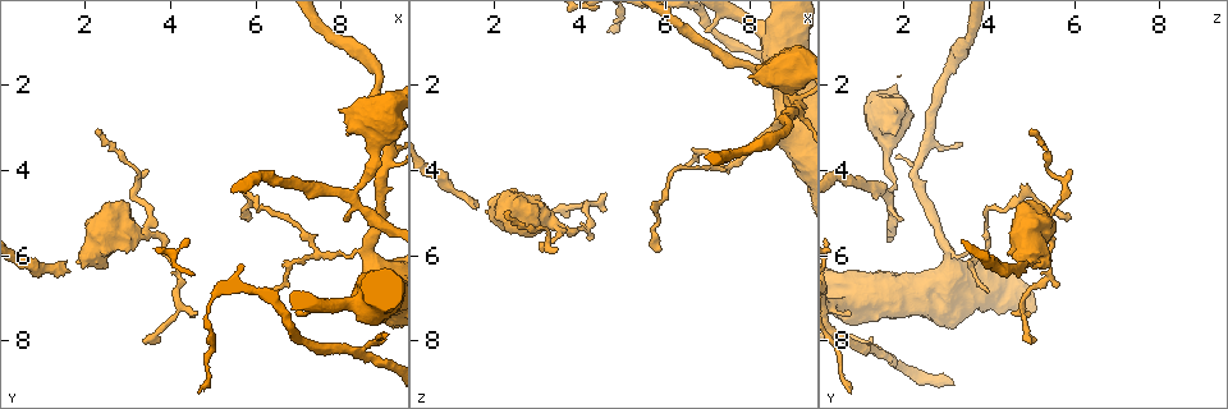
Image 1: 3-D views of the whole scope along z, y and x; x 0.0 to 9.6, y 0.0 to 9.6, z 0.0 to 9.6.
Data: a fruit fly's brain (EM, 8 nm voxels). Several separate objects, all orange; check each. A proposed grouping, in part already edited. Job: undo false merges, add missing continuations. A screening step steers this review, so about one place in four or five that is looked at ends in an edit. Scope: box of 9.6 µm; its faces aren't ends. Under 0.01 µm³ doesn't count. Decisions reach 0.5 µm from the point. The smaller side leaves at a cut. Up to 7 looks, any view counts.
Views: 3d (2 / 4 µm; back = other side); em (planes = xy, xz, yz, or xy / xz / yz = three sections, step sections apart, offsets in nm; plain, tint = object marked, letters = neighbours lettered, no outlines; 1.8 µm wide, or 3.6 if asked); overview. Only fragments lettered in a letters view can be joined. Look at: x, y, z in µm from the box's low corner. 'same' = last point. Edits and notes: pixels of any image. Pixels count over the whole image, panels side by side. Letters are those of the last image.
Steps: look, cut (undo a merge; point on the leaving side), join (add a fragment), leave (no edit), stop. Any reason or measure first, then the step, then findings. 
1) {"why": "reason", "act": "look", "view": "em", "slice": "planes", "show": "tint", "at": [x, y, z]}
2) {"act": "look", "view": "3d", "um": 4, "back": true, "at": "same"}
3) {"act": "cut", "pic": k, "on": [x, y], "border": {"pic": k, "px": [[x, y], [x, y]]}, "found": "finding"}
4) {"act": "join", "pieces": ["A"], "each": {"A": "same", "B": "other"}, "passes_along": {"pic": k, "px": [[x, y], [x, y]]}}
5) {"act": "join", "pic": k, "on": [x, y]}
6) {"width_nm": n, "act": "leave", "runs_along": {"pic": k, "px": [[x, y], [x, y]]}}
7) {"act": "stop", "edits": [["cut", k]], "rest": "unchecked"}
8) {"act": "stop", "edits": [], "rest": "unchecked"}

{"why": "free end", "act": "look", "view": "em", "slice": "planes", "show": "letters", "at": [1.55, 6.15, 4.90]}

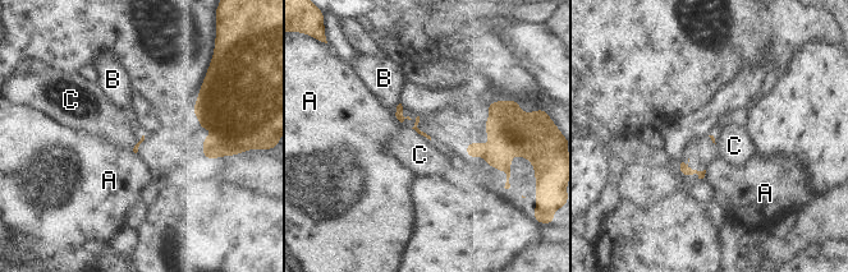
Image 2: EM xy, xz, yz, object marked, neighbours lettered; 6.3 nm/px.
{"act": "leave", "each": {"A": "other", "B": "other", "C": "other"}, "border": {"pic": 2, "px": [[411, 128], [430, 141]]}, "found": "no lettered fragment goes on from it"}

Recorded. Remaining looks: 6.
{"why": "branch stops here", "act": "look", "view": "3d", "um": 2, "at": [3.35, 8.05, 5.00]}

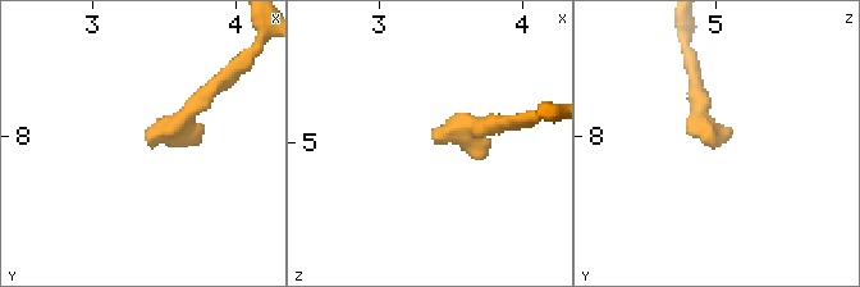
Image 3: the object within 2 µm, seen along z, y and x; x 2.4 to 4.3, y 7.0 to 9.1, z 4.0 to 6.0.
{"act": "look", "view": "em", "slice": "xy", "step": 4, "show": "tint", "at": [3.38, 8.04, 5.00]}

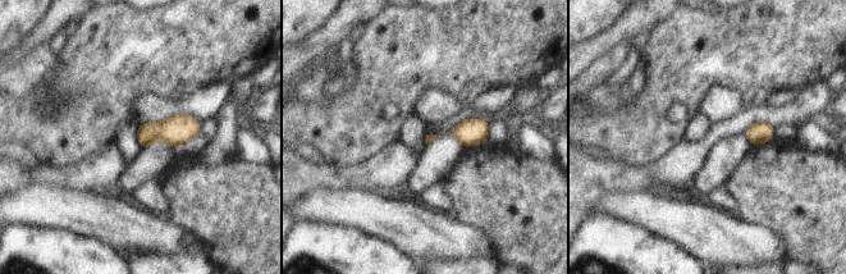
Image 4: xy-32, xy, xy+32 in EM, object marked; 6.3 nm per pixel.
{"why": "another direction", "act": "look", "view": "em", "slice": "planes", "show": "letters", "at": "same"}

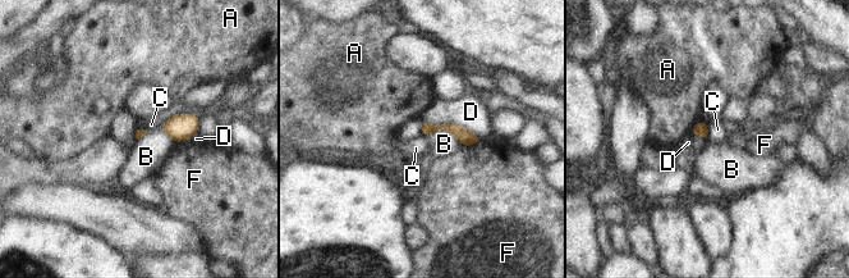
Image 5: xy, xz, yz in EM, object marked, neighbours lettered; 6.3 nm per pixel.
{"act": "leave", "each": {"A": "other", "B": "other", "C": "other", "D": "other", "F": "other"}, "runs_along": {"pic": 5, "px": [[425, 127], [451, 127], [476, 138]]}, "found": "none of them fits"}

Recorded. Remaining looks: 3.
{"why": "sudden change in width", "act": "look", "view": "3d", "um": 2, "back": true, "at": [8.25, 4.55, 1.70]}

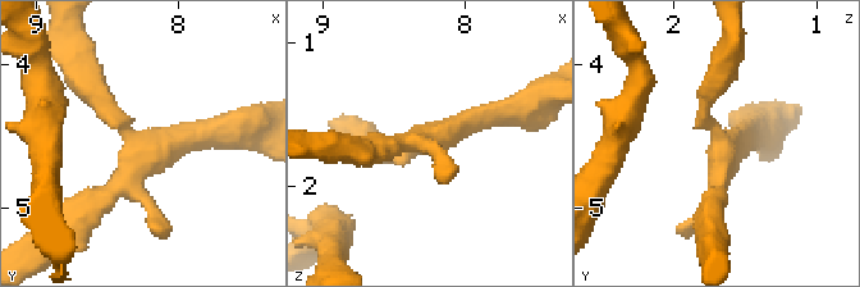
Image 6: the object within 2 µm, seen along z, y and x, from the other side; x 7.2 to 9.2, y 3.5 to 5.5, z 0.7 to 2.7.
{"why": "now the EM", "act": "look", "view": "em", "slice": "planes", "show": "letters", "at": [8.26, 4.54, 1.66]}

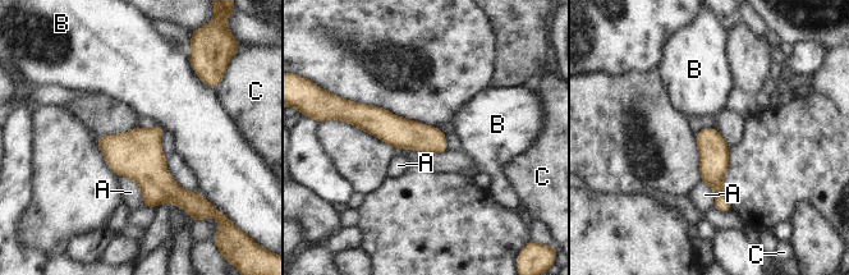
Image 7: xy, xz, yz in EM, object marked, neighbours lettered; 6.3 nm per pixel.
{"act": "leave", "each": {"A": "other", "B": "other", "C": "other"}, "found": "one neuron here"}

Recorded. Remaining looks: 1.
{"act": "stop", "edits": [], "rest": "unchecked"}

